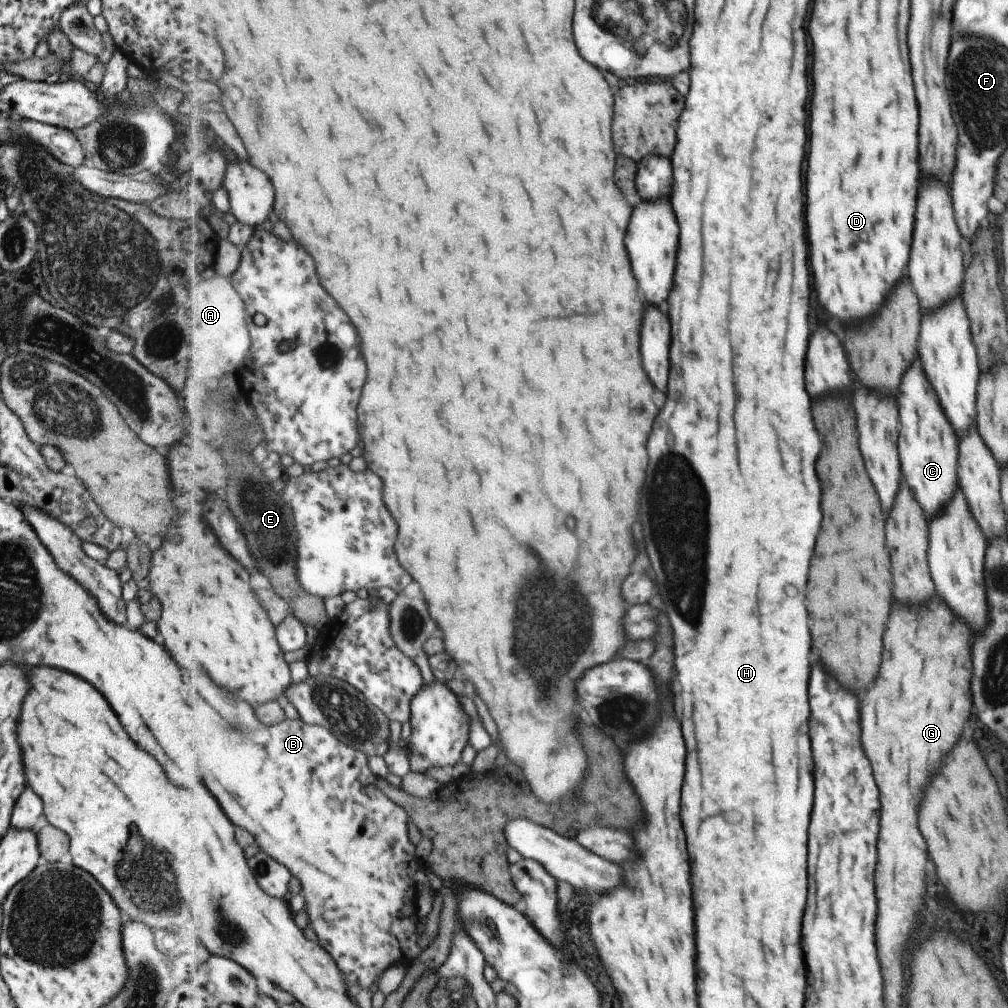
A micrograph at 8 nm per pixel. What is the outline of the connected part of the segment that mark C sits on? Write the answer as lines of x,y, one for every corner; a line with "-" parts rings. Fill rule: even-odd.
915,358
913,366
905,372
905,378
901,378
901,390
895,394
899,402
899,457
903,480
910,486
914,499
925,510
927,522
955,493
956,458
959,456
959,442
955,442
953,426
929,384
924,372
921,372
919,358

